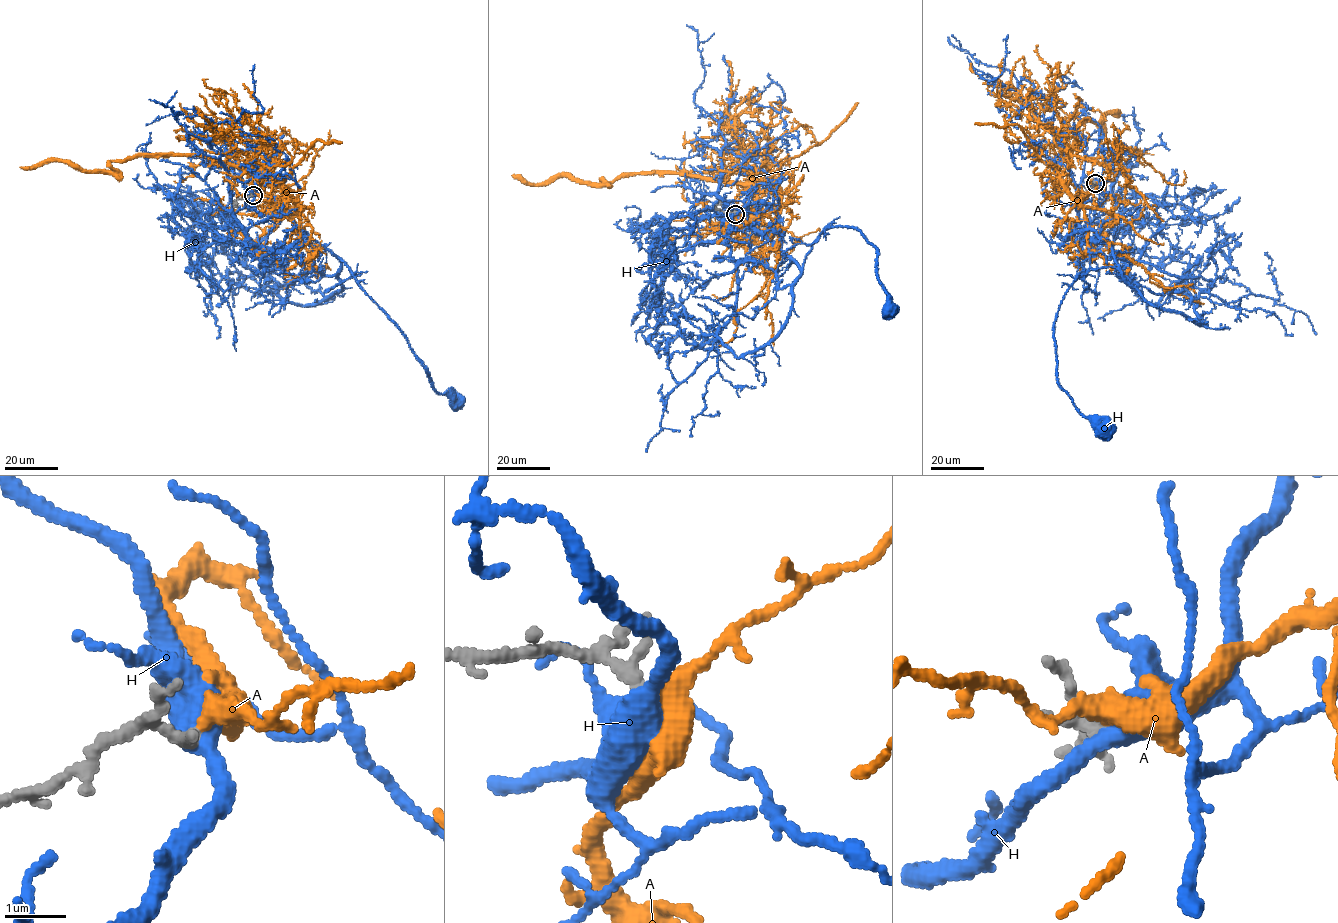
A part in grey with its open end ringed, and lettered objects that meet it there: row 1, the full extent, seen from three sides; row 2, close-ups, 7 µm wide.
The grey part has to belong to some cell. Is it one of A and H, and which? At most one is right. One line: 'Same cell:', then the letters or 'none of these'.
Same cell: A

